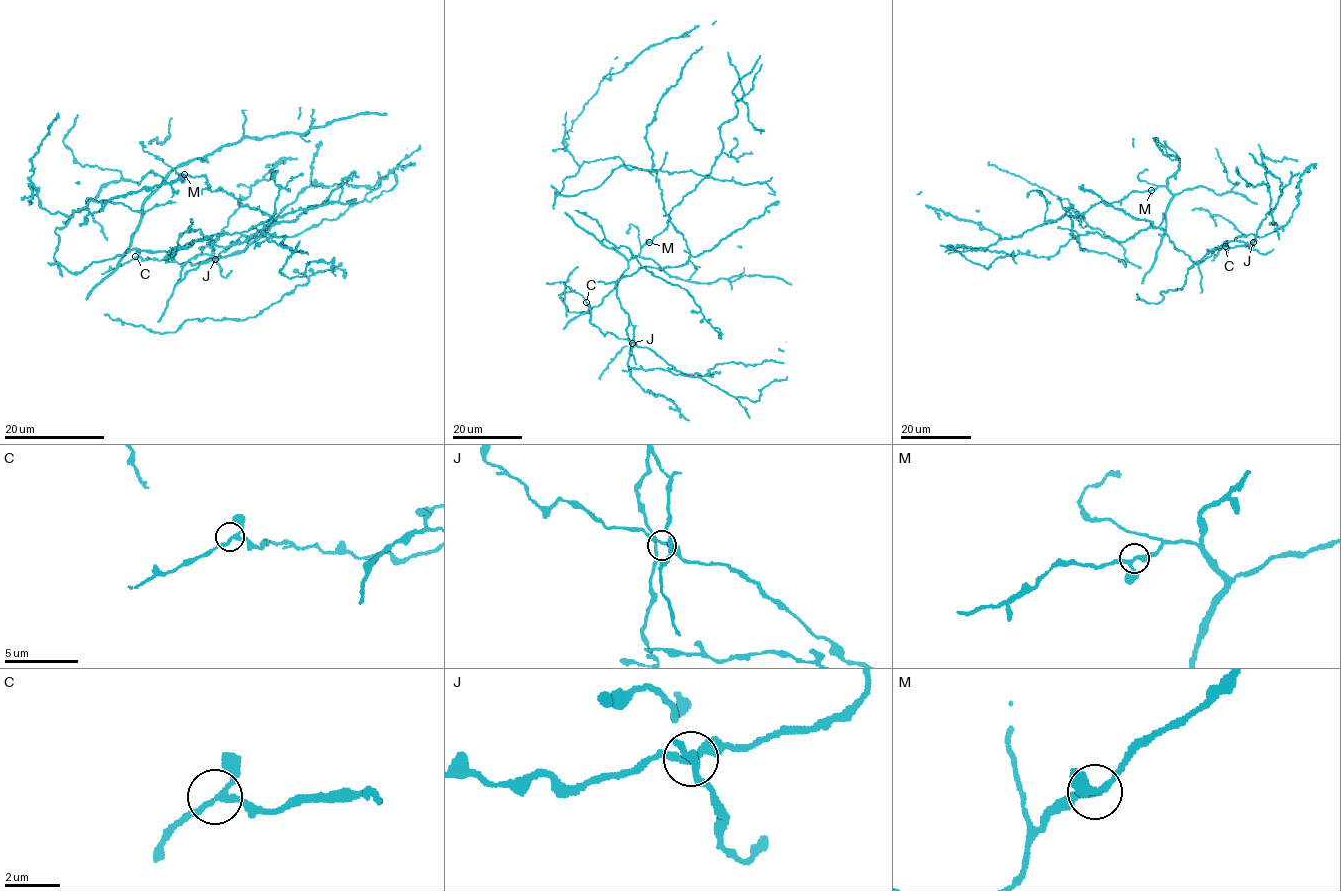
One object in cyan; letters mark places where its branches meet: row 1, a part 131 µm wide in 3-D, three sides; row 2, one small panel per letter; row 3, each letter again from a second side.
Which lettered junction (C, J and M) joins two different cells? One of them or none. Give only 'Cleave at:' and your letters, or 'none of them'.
Cleave at: none of them

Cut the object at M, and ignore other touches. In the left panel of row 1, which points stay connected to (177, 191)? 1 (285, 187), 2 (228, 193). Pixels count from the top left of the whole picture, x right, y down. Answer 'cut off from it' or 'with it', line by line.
1: cut off from it
2: cut off from it

